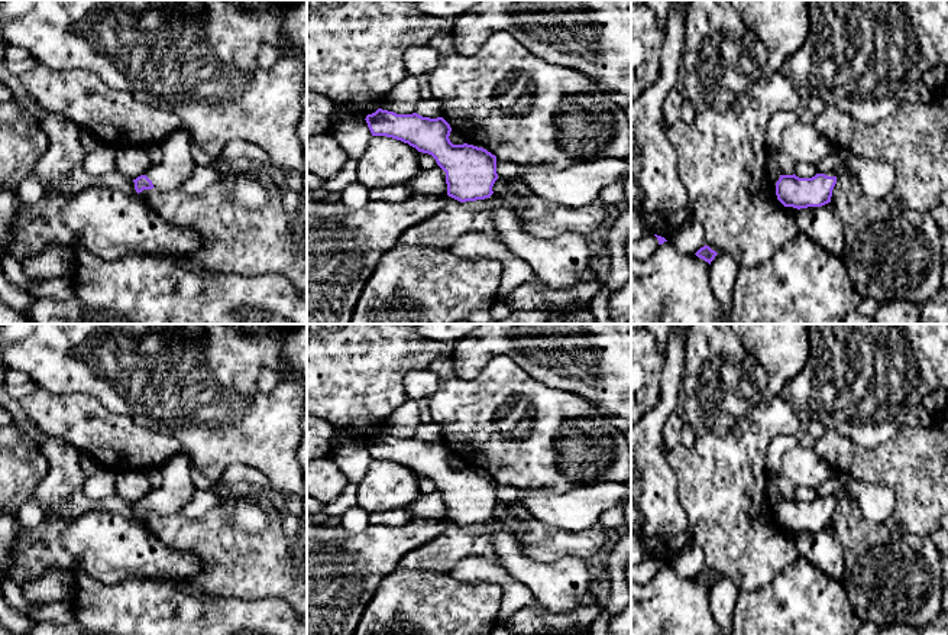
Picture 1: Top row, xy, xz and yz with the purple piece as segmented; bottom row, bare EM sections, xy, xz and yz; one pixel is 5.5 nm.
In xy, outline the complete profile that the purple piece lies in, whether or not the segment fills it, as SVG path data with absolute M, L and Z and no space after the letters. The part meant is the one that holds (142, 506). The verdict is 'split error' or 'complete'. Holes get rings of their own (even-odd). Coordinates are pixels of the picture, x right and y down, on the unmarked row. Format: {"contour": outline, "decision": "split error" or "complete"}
{"contour": "M178 453L159 467L162 485L133 503L136 516L143 513L177 515L191 500L195 485L191 479L191 459Z", "decision": "split error"}

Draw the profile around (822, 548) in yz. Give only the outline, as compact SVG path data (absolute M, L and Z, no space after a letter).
M831 527L800 532L793 542L799 557L805 557L826 576L841 581L845 573L844 550Z

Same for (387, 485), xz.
M372 460L365 477L357 485L357 506L369 513L394 508L405 509L420 495L415 472L392 461Z

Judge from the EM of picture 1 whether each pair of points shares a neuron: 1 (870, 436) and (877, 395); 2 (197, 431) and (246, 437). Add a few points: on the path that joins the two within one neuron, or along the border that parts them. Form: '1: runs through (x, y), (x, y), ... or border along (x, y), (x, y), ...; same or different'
1: runs through (870, 425), (870, 405); same
2: runs through (209, 431), (235, 431); same

